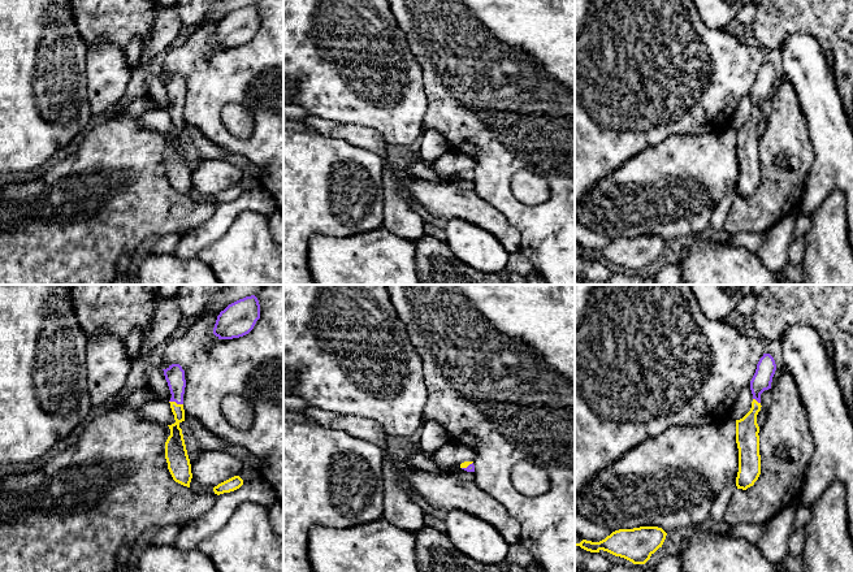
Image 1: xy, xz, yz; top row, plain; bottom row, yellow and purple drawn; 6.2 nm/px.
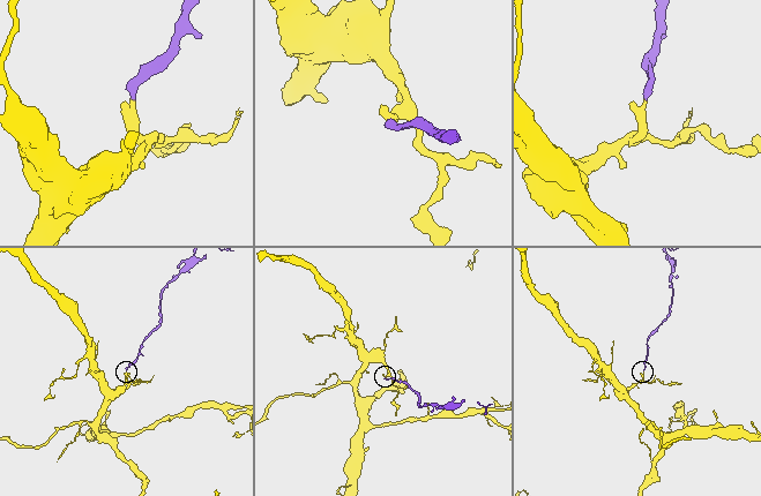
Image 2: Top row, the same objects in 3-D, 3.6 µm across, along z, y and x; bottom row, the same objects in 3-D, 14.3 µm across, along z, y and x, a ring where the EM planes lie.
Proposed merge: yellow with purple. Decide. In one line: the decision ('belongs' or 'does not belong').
belongs

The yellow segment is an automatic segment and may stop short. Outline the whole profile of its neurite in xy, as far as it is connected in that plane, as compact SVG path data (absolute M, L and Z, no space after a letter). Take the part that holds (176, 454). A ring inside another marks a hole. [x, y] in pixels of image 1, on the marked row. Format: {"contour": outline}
{"contour": "M172 364L164 370L172 398L169 400L176 422L168 425L170 436L165 442L165 459L173 480L190 488L192 478L191 464L187 455L182 429L179 424L185 421L183 394L186 387L185 370L179 364Z"}

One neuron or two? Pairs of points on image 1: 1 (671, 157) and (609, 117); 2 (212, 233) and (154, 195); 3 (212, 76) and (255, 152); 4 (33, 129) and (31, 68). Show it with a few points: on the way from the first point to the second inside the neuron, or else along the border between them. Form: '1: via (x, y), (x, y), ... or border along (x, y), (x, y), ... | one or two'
1: border along (680, 133), (648, 146), (626, 161) | two
2: border along (216, 206), (216, 209), (203, 224), (181, 235) | two
3: via (212, 98), (212, 124), (233, 143) | one
4: via (31, 113), (31, 83) | one

